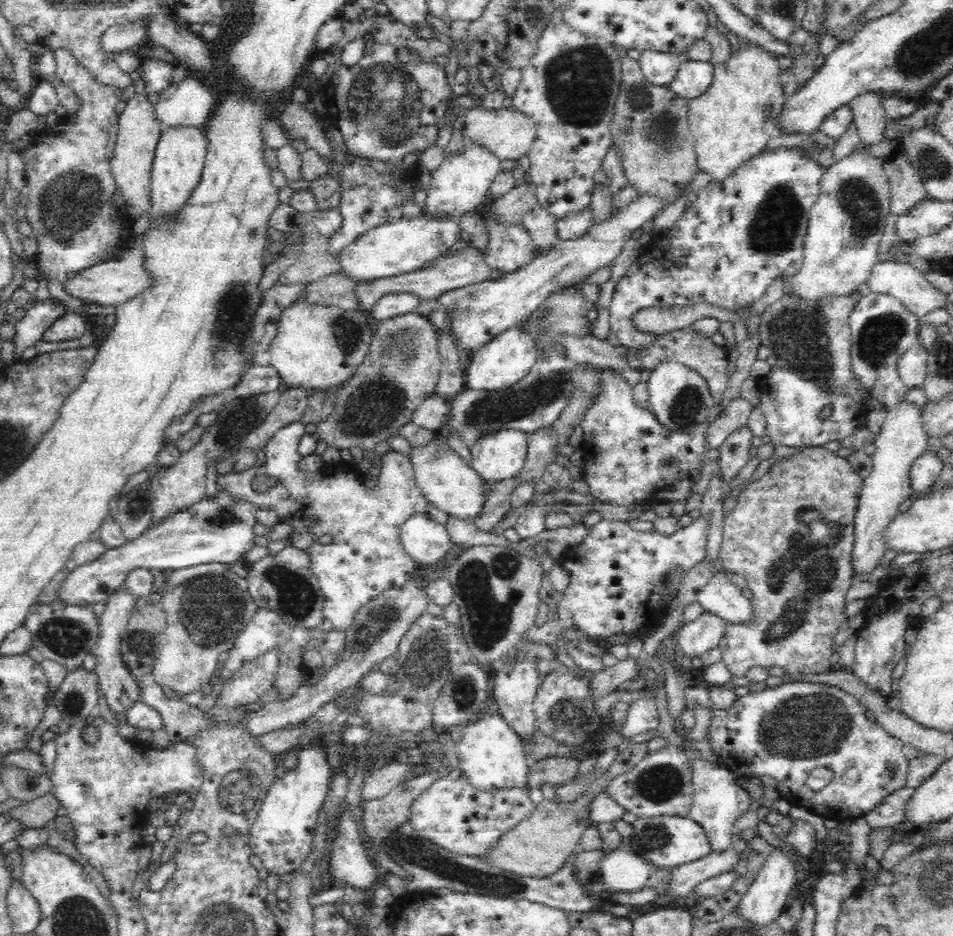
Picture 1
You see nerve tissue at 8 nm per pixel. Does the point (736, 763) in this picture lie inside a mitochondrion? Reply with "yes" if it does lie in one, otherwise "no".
no

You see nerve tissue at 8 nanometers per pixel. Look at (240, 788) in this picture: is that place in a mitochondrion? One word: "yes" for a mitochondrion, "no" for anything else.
yes

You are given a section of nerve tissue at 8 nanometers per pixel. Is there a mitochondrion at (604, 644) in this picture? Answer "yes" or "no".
no

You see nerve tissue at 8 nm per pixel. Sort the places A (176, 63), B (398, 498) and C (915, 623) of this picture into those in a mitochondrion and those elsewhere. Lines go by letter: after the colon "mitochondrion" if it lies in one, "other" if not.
A: other
B: other
C: other

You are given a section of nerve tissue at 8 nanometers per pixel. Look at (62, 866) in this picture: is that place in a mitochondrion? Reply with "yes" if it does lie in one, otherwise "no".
no

